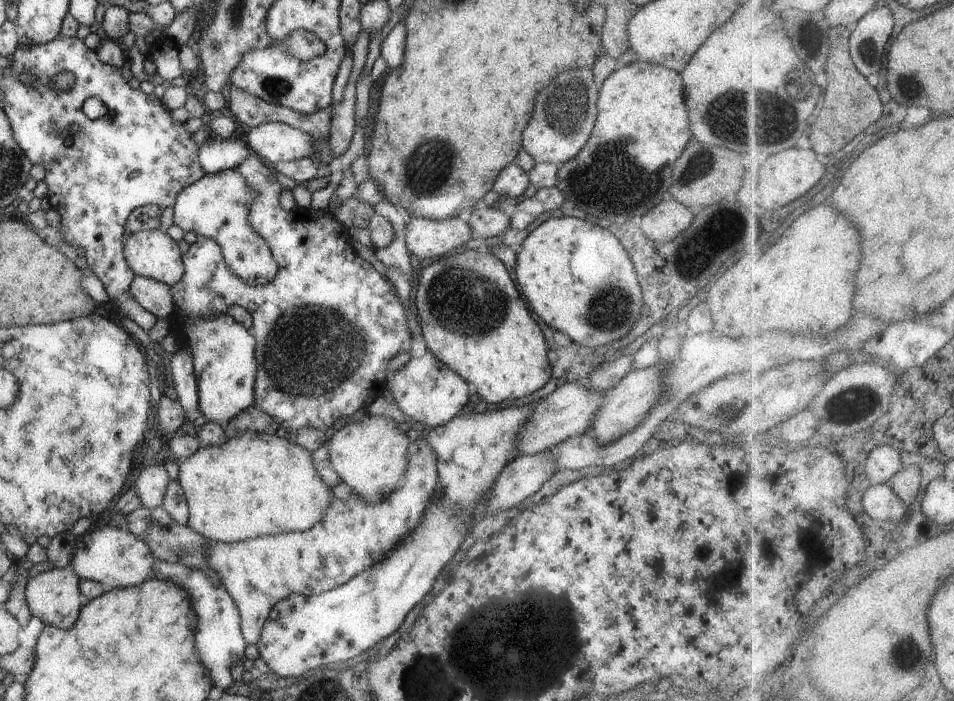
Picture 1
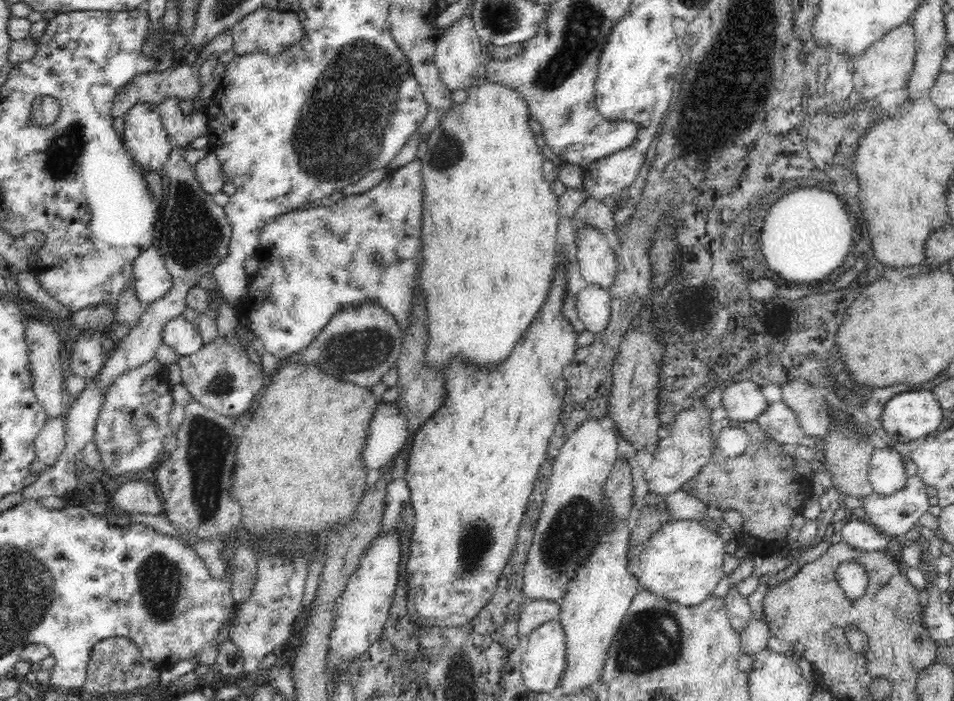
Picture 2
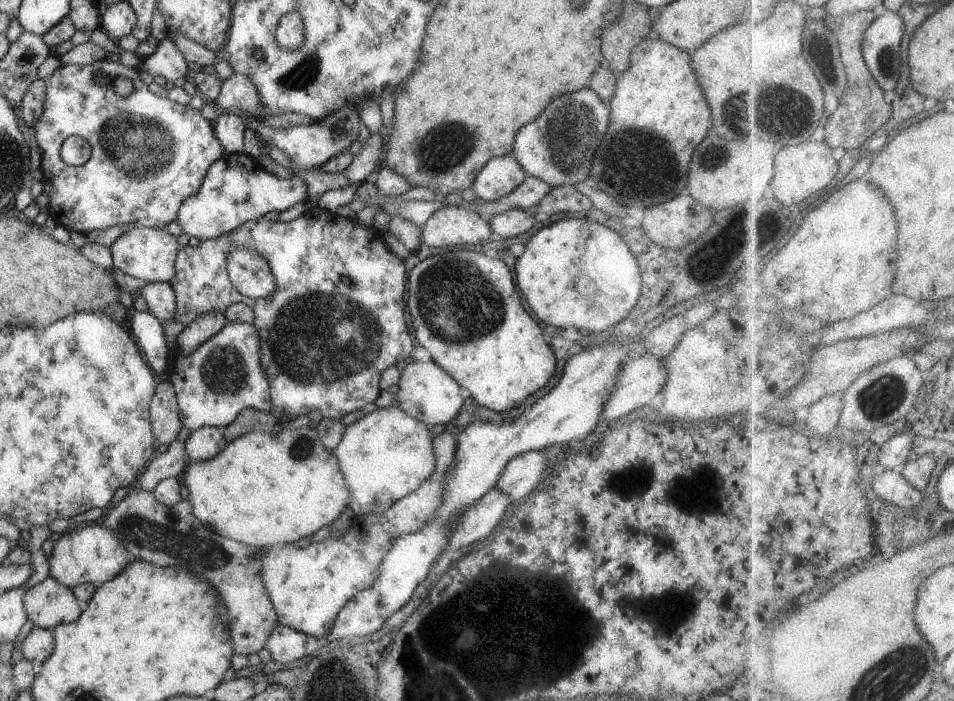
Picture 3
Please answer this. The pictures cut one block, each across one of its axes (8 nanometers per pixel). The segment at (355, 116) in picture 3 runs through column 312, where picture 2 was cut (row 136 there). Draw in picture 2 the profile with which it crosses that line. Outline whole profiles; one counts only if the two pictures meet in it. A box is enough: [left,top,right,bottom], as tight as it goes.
[121,102,176,173]

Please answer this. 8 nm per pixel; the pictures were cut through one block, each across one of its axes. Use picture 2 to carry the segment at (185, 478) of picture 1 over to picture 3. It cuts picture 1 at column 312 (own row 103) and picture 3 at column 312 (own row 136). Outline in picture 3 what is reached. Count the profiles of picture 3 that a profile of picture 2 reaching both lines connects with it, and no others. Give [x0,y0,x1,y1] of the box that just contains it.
[184,426,351,549]

